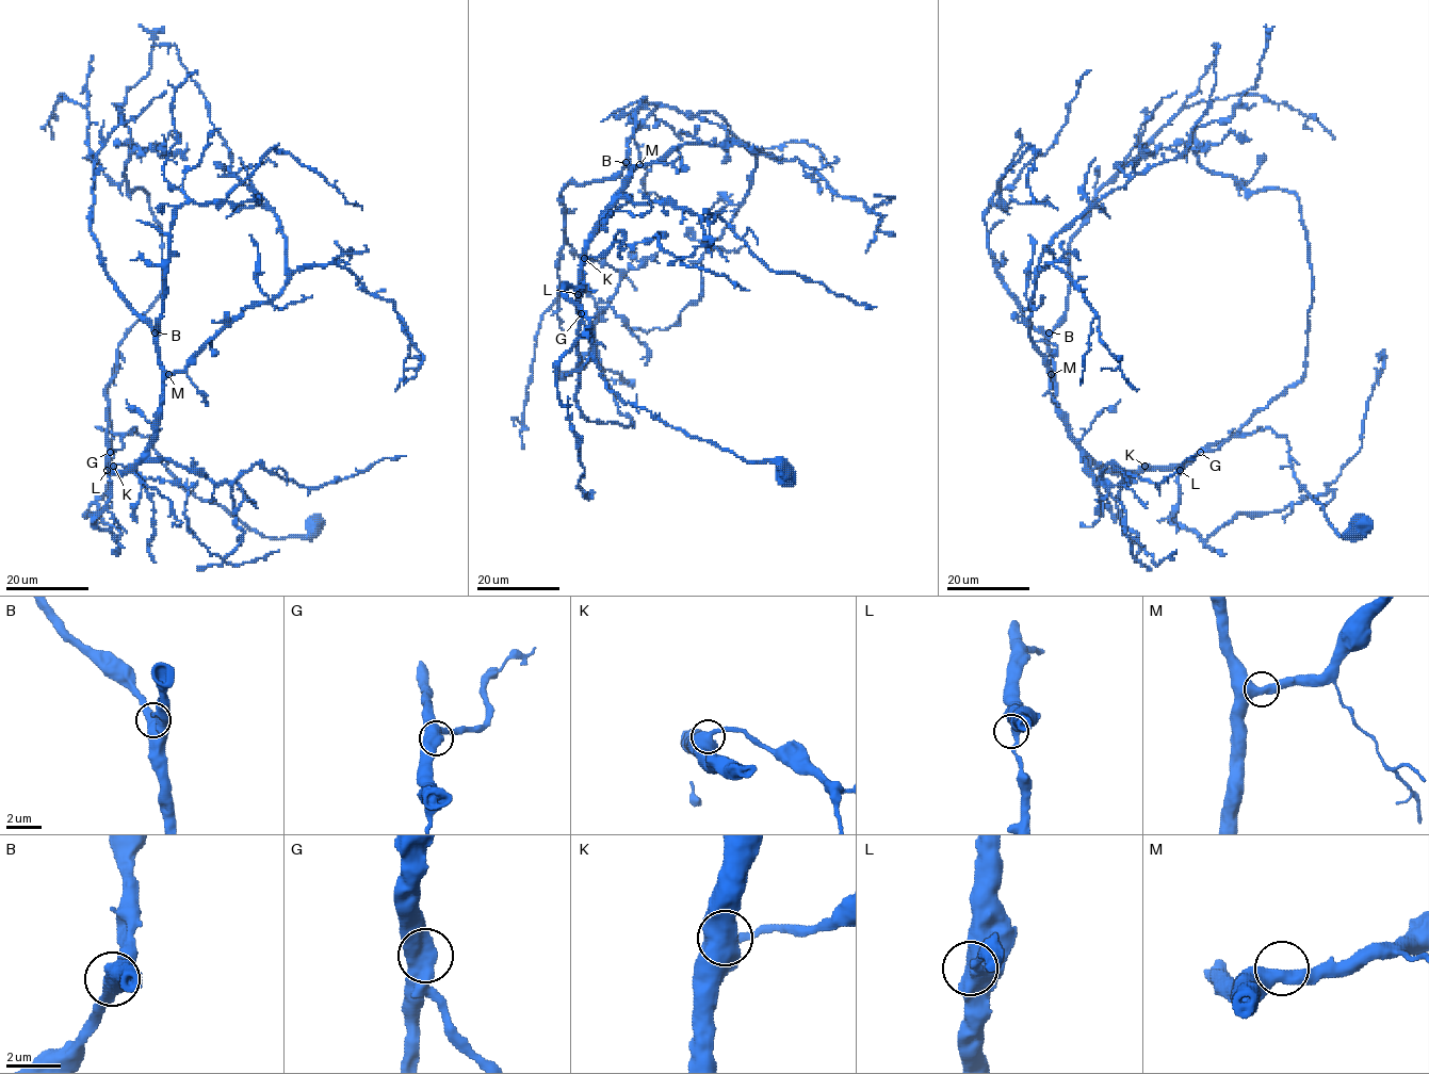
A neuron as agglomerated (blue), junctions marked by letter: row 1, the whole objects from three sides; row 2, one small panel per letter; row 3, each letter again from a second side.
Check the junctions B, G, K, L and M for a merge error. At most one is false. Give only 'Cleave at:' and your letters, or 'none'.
Cleave at: none

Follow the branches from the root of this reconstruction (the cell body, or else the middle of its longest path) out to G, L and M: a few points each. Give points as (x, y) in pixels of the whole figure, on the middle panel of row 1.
G: (788, 473), (777, 462), (743, 461), (665, 425), (645, 408), (624, 403), (599, 373), (593, 332), (581, 313)
L: (788, 473), (777, 462), (743, 461), (612, 393), (594, 355), (593, 332), (582, 319), (578, 294)
M: (788, 473), (665, 425), (624, 403), (599, 373), (580, 307), (586, 242), (639, 164)

